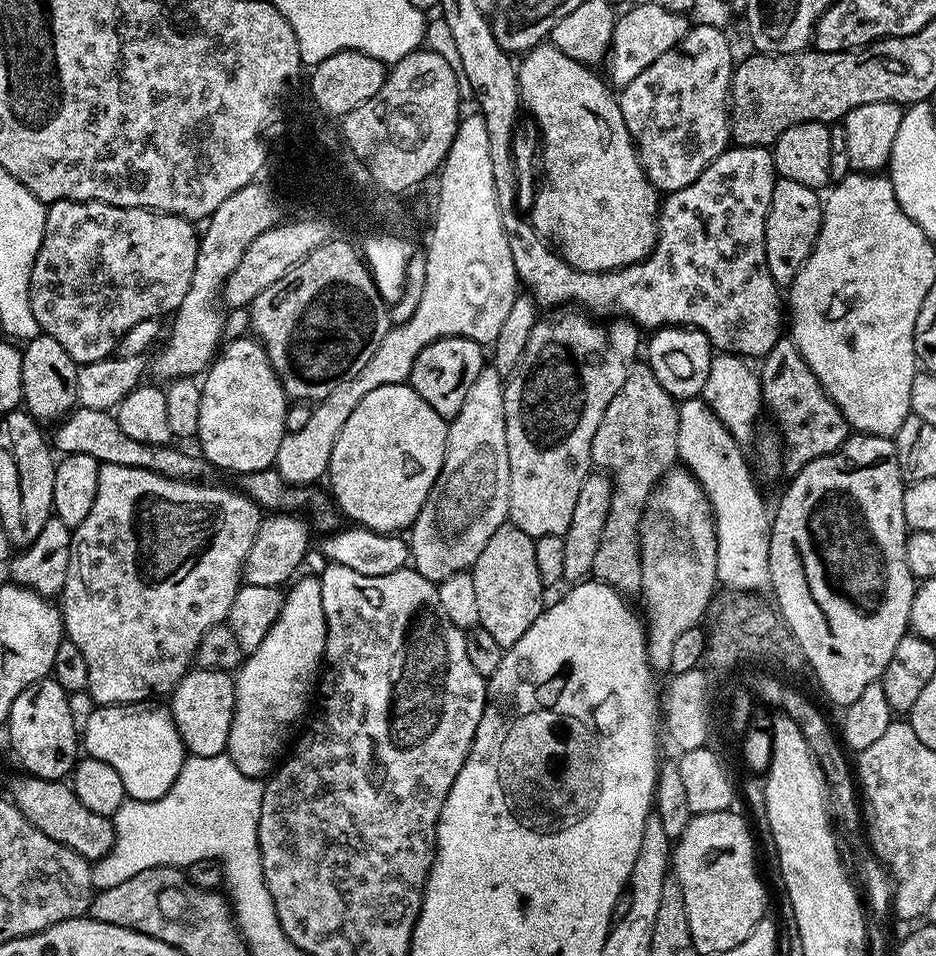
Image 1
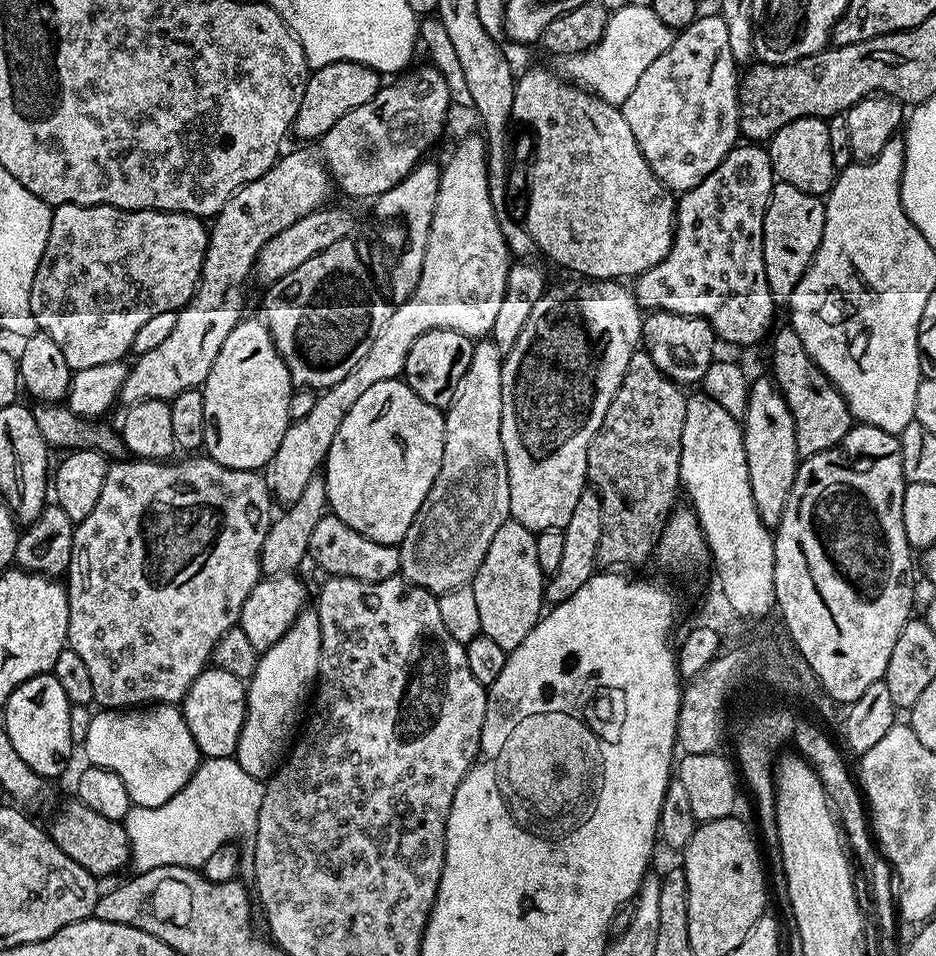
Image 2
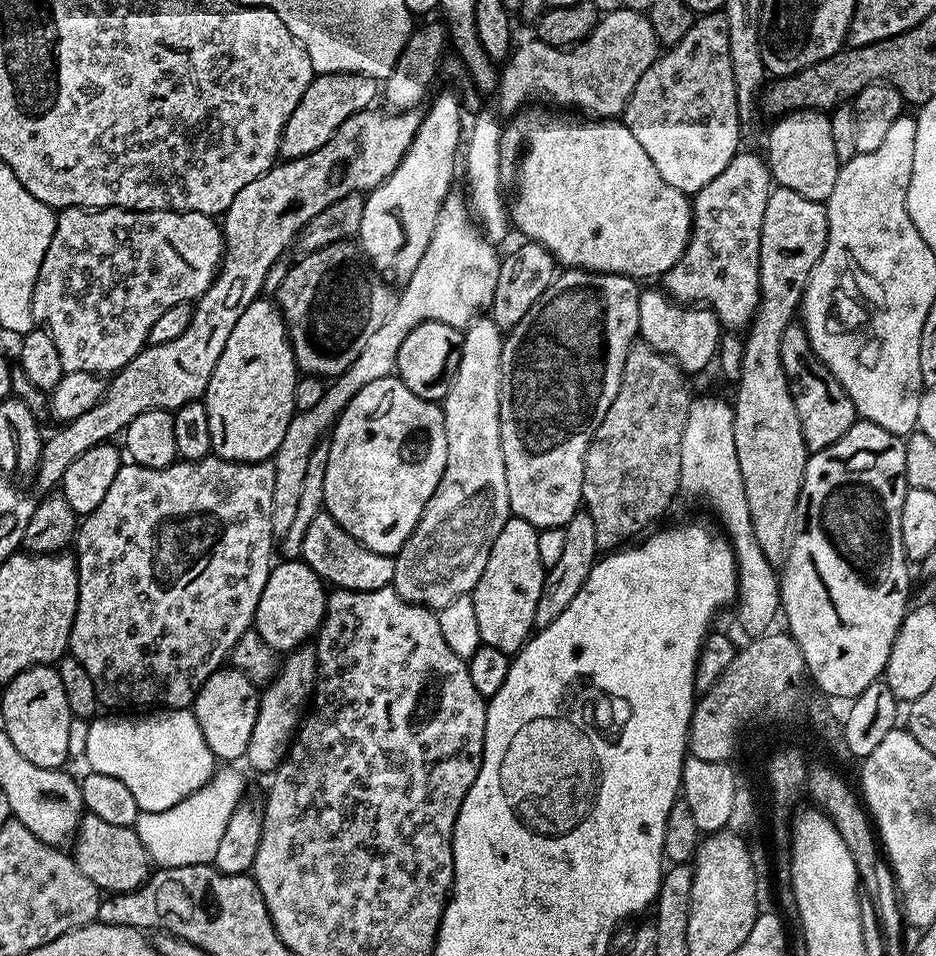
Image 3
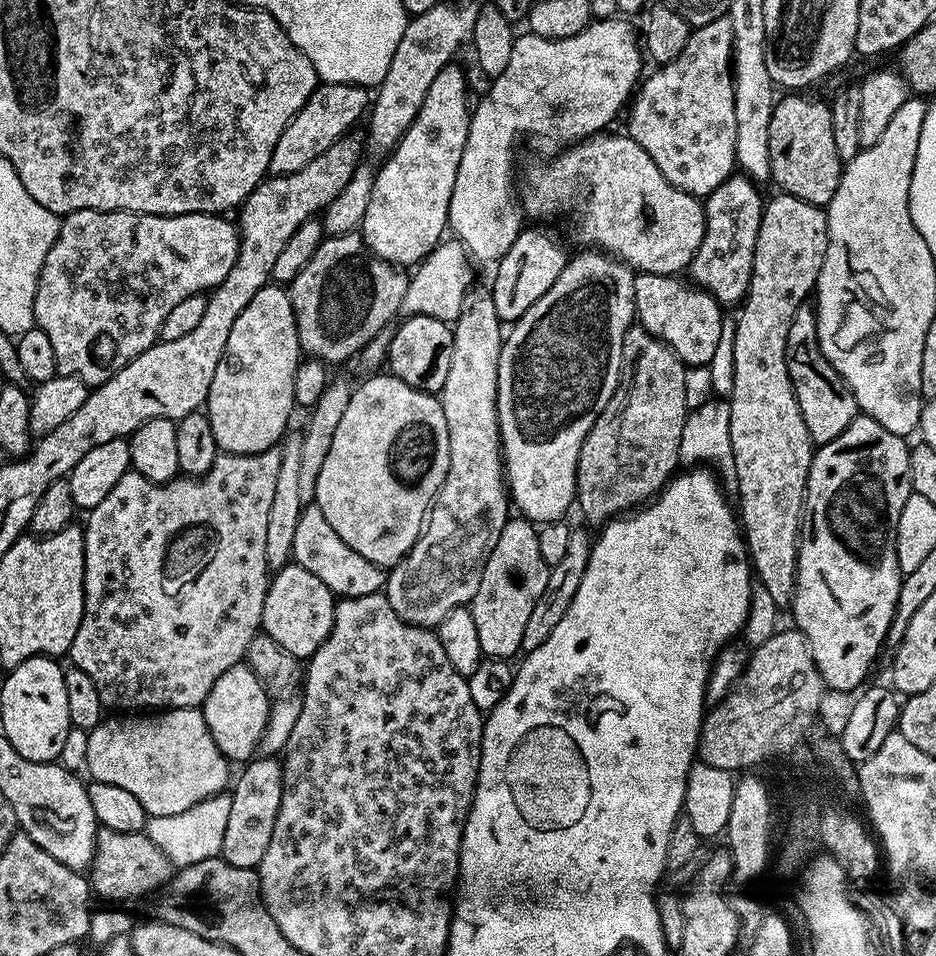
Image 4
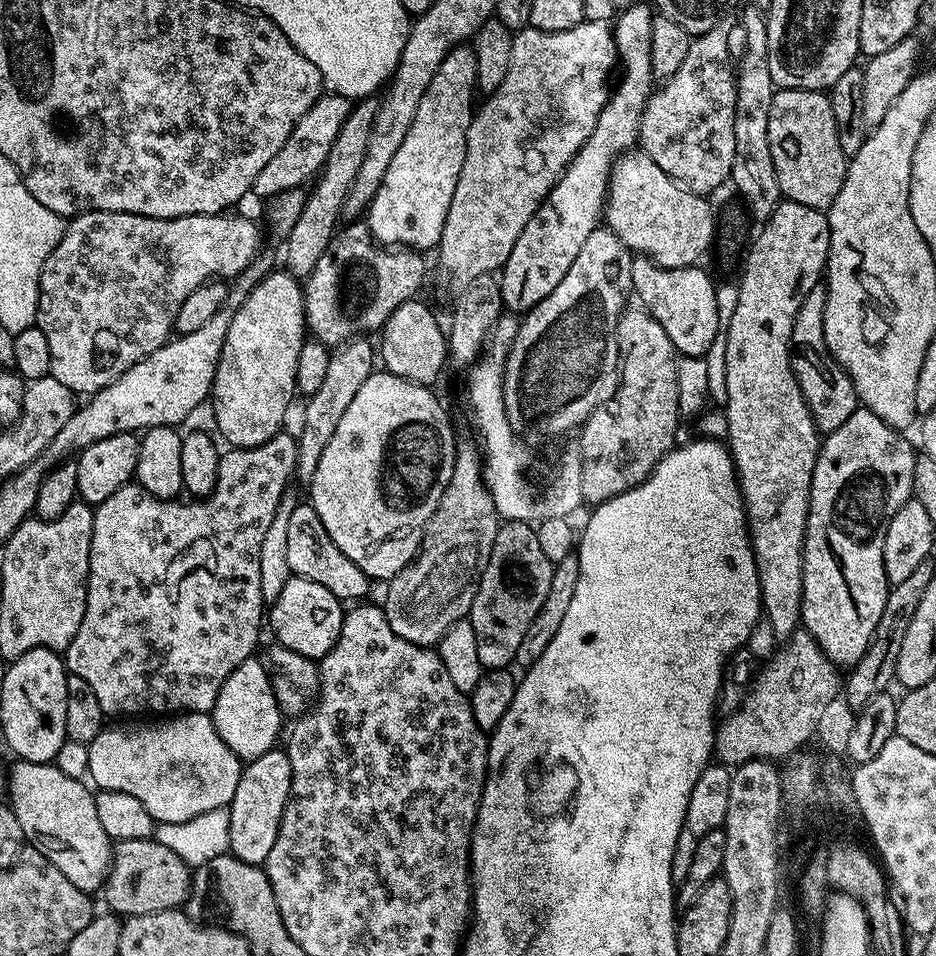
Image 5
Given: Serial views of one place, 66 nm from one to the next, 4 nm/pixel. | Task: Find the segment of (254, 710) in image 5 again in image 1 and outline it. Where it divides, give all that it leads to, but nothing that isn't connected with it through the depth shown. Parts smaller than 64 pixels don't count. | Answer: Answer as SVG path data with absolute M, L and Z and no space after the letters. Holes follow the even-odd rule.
M193 667L181 678L176 689L170 694L170 707L174 726L178 726L178 734L191 755L218 756L227 749L230 726L236 713L236 682L229 673Z

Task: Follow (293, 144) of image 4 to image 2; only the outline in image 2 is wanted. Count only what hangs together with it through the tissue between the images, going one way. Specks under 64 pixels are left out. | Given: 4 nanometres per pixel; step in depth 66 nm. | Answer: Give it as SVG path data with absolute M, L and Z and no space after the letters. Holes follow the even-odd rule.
M330 62L330 66L315 69L304 87L302 102L298 106L291 131L294 136L296 132L300 142L315 142L330 130L330 126L334 126L334 122L338 122L338 118L342 118L342 114L350 114L350 110L362 106L362 102L370 102L370 98L374 98L381 87L381 73L358 62Z

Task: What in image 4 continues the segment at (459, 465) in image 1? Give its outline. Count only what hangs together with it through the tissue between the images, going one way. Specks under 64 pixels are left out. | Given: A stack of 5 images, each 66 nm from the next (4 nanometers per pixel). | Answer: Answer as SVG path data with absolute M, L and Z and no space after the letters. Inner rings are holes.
M473 286L468 289L452 333L454 358L450 358L450 374L446 378L446 386L442 386L438 393L440 405L446 414L446 430L450 430L450 470L446 474L446 482L432 501L424 531L417 538L416 545L386 576L386 595L394 614L398 614L398 618L407 624L417 624L419 628L435 629L440 620L450 614L450 610L471 605L474 594L478 594L478 582L490 558L490 550L494 550L498 534L502 534L502 526L506 526L510 518L510 493L506 487L500 447L500 423L496 413L502 321L498 318L498 310L494 310L491 287Z

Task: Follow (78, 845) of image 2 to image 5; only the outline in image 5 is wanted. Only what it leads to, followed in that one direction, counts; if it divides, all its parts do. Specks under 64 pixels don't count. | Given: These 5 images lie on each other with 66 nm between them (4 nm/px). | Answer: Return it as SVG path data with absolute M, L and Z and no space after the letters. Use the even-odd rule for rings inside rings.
M130 838L115 841L112 865L104 880L102 897L111 911L121 918L138 914L154 914L171 908L179 909L188 898L192 885L190 865L182 862L174 850L162 846L154 838Z

